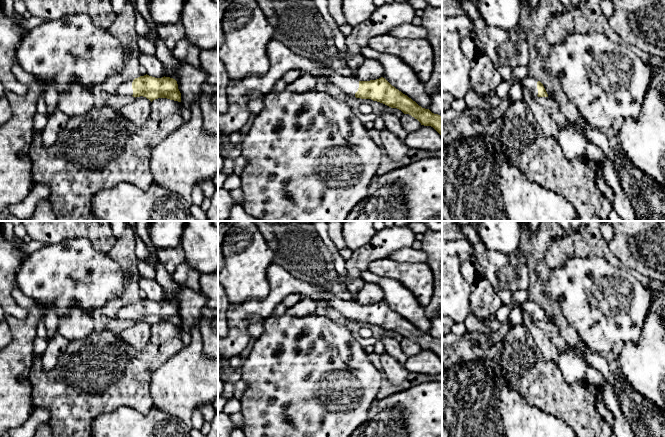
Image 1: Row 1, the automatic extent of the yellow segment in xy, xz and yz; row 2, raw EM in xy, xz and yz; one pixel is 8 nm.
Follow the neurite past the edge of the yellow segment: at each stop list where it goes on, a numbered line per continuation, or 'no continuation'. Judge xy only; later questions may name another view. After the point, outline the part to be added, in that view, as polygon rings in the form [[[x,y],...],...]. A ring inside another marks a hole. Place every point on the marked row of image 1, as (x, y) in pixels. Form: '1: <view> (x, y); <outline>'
1: xy (125, 89); [[[127,81],[121,83],[116,91],[116,94],[120,96],[132,96],[133,95],[132,82],[133,81]]]

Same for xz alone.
1: xz (282, 59); [[[276,39],[269,42],[267,54],[270,68],[265,74],[229,81],[226,87],[228,109],[225,113],[218,114],[218,126],[223,136],[239,132],[250,117],[251,111],[248,107],[249,99],[247,95],[253,91],[262,94],[271,92],[274,85],[289,70],[299,70],[316,78],[325,77],[328,82],[336,85],[351,97],[355,97],[355,93],[358,91],[359,80],[353,75],[342,76],[332,68],[299,56]]]

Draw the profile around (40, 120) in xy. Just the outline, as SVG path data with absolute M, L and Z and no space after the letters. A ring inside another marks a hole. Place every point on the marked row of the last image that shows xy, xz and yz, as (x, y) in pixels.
M36 112L33 117L33 123L34 123L33 130L36 132L42 132L47 124L47 121L48 121L47 114L41 114L39 112Z

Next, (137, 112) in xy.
M136 97L132 103L119 109L121 117L128 119L136 126L142 126L146 123L150 111L152 102L146 97Z

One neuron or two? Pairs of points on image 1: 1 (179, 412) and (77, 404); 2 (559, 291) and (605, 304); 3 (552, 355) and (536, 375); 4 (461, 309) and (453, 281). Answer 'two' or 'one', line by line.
1: two
2: one
3: two
4: one

